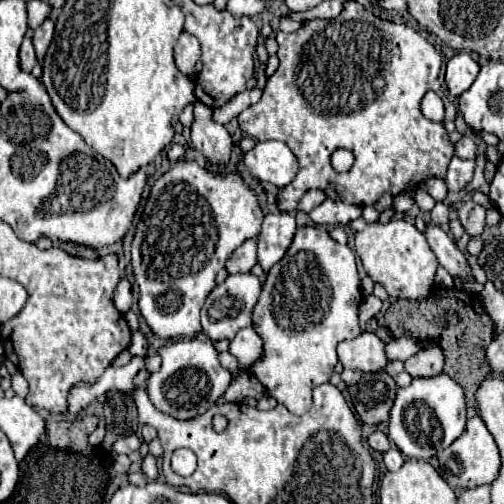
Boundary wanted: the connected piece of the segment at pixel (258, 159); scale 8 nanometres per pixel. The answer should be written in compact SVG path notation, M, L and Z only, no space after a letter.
M279 140L257 142L253 150L245 152L243 164L249 168L253 178L281 188L287 186L297 174L297 158L289 146Z

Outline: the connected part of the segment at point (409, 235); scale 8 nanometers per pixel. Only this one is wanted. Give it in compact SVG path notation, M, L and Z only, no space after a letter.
M363 218L349 222L355 232L355 252L363 262L363 268L371 276L373 282L381 284L389 296L407 298L407 300L423 300L431 294L435 270L439 266L433 250L429 248L425 236L407 220L397 218L387 224L375 222L367 224Z

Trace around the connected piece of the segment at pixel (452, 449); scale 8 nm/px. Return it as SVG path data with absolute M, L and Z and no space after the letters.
M473 416L467 420L467 428L465 432L443 452L439 452L439 466L441 466L441 476L447 480L449 486L465 490L465 488L475 488L481 484L491 484L497 474L499 474L499 466L501 466L501 456L497 450L497 444L491 436L491 432L487 430L487 426L483 424L481 416Z

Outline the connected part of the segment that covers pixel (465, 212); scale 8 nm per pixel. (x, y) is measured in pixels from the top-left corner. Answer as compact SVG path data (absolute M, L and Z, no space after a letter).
M473 200L465 202L463 208L459 210L459 220L463 224L463 228L471 234L471 236L477 236L483 232L485 228L485 208L475 204Z

